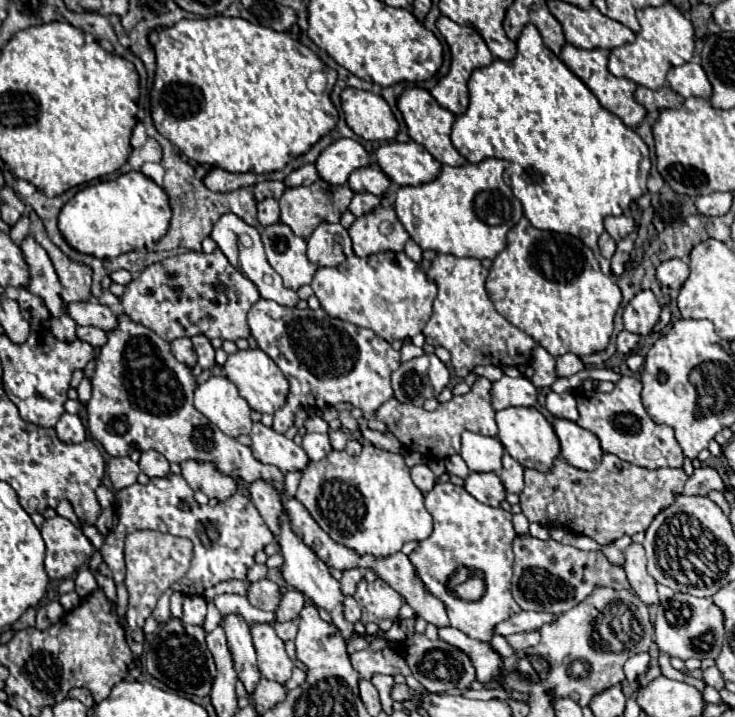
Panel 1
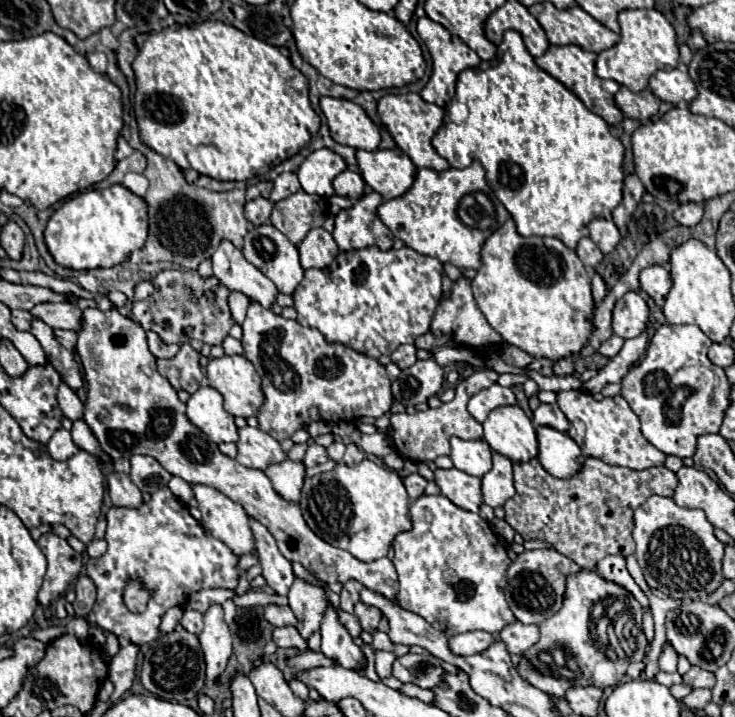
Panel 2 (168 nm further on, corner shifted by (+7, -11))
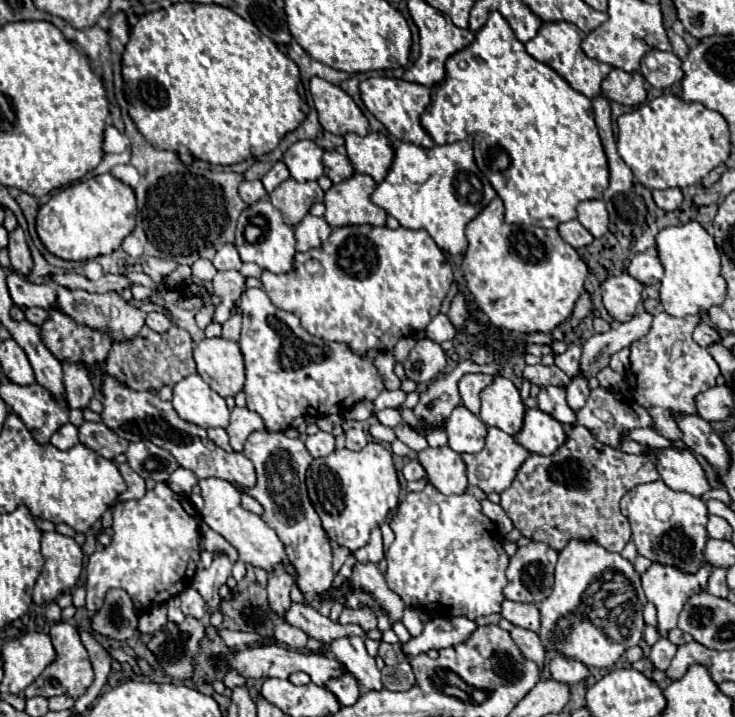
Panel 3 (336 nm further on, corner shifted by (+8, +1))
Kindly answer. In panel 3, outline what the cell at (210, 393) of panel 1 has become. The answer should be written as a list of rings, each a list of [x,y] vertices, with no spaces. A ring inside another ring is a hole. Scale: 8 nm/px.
[[[191,374],[173,386],[175,412],[201,428],[227,428],[229,424],[229,408],[225,400],[213,392],[199,374]]]

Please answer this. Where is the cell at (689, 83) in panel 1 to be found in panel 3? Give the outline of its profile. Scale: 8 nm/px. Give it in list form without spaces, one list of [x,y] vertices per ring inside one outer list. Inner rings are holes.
[[[651,50],[641,60],[641,74],[653,88],[669,88],[683,78],[681,60],[673,52]]]

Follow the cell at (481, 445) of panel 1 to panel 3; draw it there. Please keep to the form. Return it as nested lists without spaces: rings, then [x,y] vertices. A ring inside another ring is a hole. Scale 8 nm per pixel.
[[[457,406],[453,408],[447,420],[447,434],[449,434],[449,446],[455,452],[475,454],[485,444],[487,426],[479,420],[479,416],[469,412],[465,406]]]

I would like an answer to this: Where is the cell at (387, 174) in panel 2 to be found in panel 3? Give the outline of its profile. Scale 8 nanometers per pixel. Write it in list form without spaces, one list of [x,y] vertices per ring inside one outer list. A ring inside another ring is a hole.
[[[369,132],[367,136],[345,134],[345,150],[355,172],[369,174],[377,184],[385,180],[385,172],[393,162],[393,146],[387,136],[379,132]]]

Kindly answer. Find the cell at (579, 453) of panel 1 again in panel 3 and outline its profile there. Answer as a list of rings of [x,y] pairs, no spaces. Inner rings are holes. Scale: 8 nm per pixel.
[[[539,408],[525,410],[523,426],[513,436],[513,440],[517,440],[517,444],[521,444],[529,452],[541,454],[541,456],[553,454],[565,442],[565,438],[567,438],[567,434],[565,434],[563,424],[559,424],[557,420],[553,420],[549,414],[541,412]]]

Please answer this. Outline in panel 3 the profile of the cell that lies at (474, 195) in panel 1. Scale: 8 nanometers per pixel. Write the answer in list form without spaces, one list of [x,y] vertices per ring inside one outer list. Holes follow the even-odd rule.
[[[467,136],[453,144],[421,148],[391,138],[391,146],[395,150],[391,168],[371,194],[371,202],[395,216],[403,228],[427,230],[441,250],[463,254],[467,248],[465,224],[495,198],[495,190],[473,160],[473,140]]]

